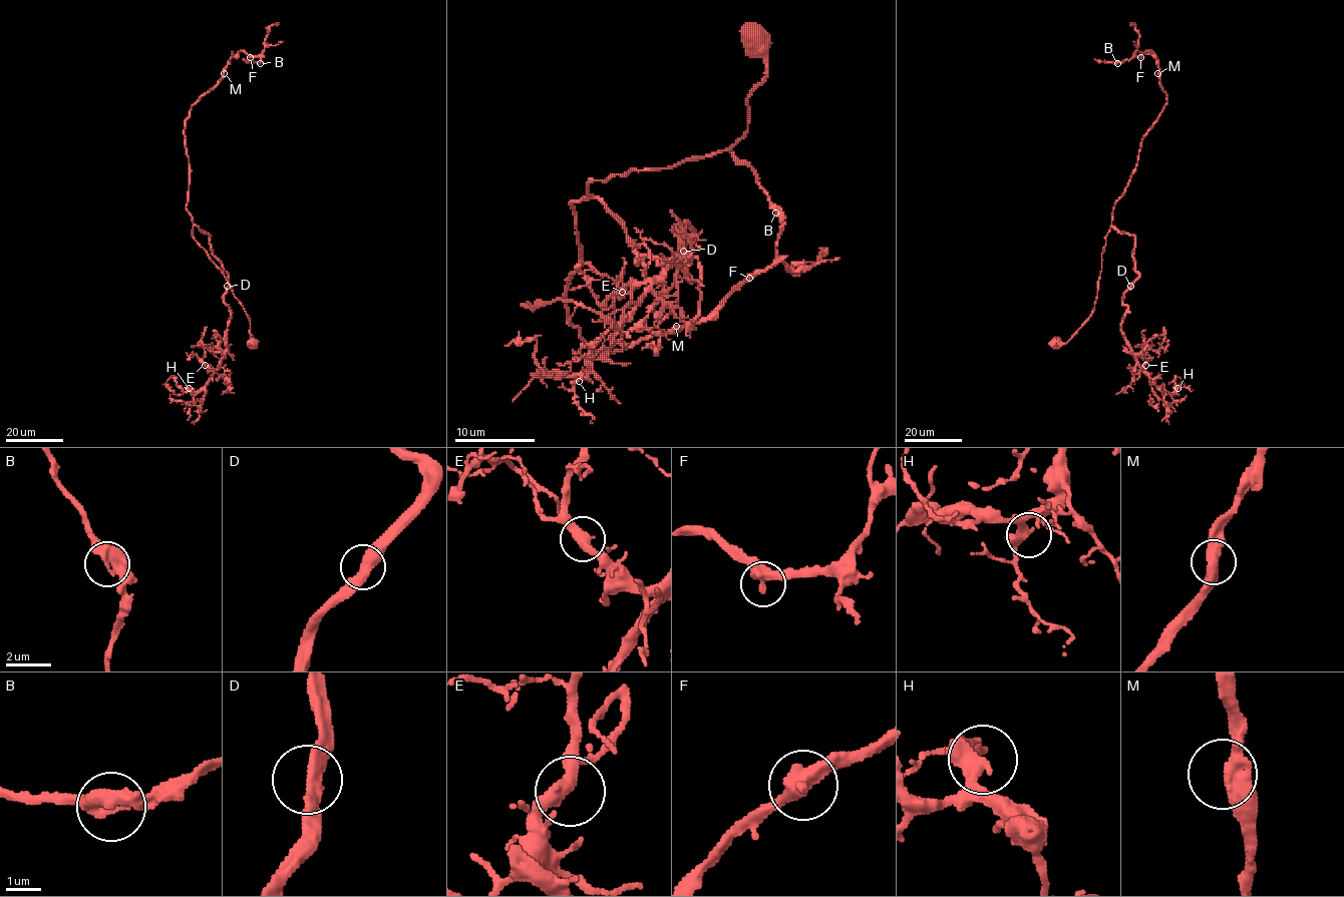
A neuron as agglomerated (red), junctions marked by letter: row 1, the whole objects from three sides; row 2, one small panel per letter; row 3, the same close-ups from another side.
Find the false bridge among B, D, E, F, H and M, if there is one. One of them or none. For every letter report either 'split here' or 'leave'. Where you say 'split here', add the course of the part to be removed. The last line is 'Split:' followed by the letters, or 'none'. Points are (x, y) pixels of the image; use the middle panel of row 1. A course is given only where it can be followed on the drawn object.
B: leave
D: leave
E: leave
F: leave
H: leave
M: leave
Split: none

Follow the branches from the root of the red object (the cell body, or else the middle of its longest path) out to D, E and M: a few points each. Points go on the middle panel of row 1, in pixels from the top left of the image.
D: (587, 198), (597, 198), (624, 228), (636, 262), (646, 258), (672, 260), (684, 272), (684, 250)
E: (587, 198), (636, 262), (684, 272), (678, 228), (694, 232), (622, 292)
M: (587, 198), (571, 204), (581, 262), (567, 290), (567, 318), (581, 338), (599, 352), (620, 352), (676, 326)

